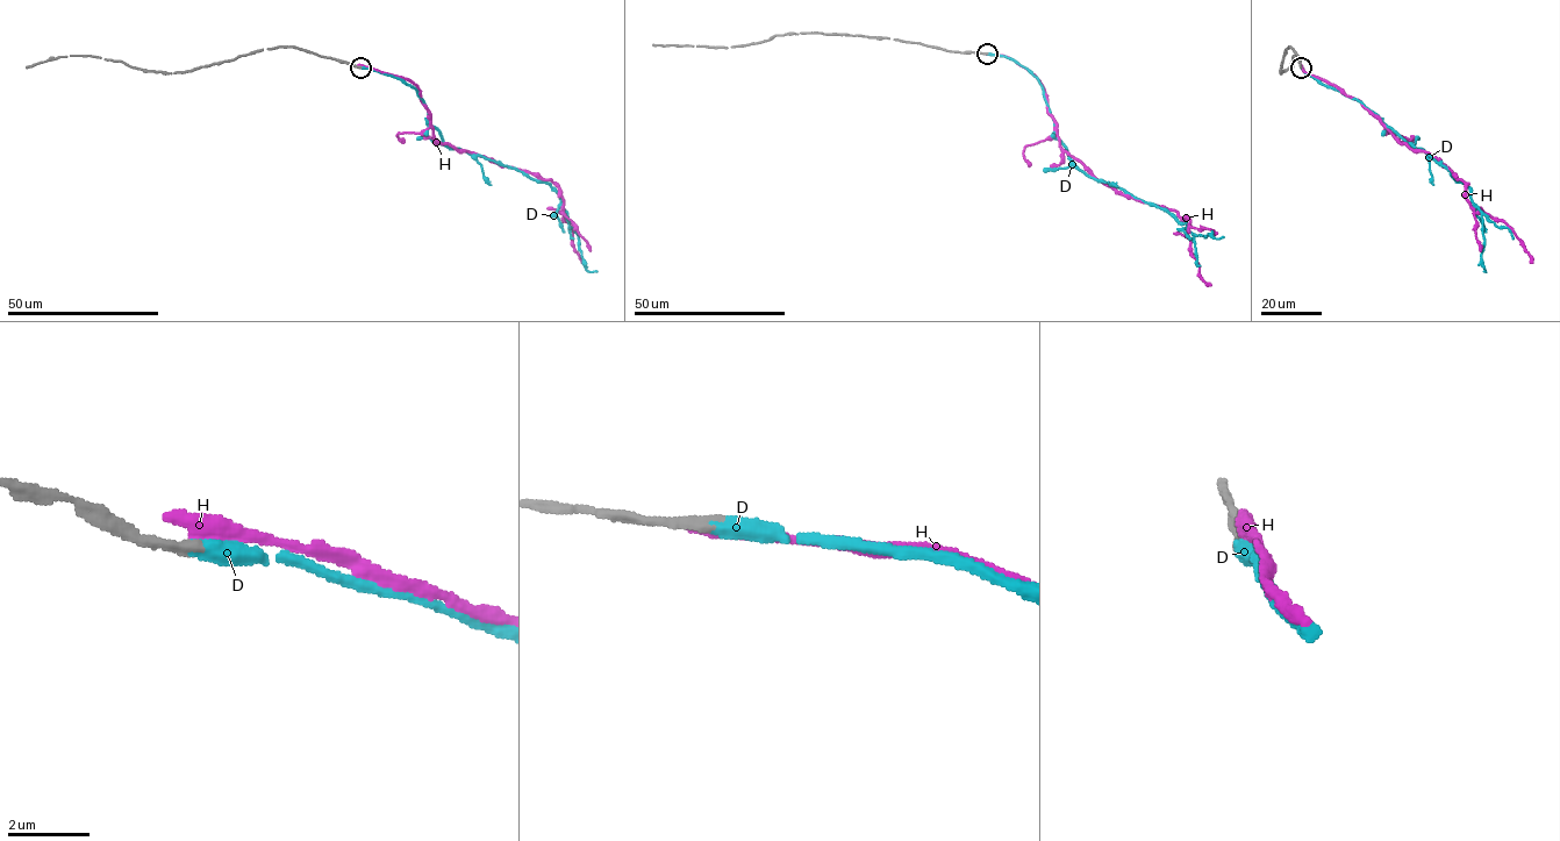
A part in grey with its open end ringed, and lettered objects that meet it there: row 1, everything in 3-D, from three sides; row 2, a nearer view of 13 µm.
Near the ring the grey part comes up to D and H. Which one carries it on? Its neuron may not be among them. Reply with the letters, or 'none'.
D

